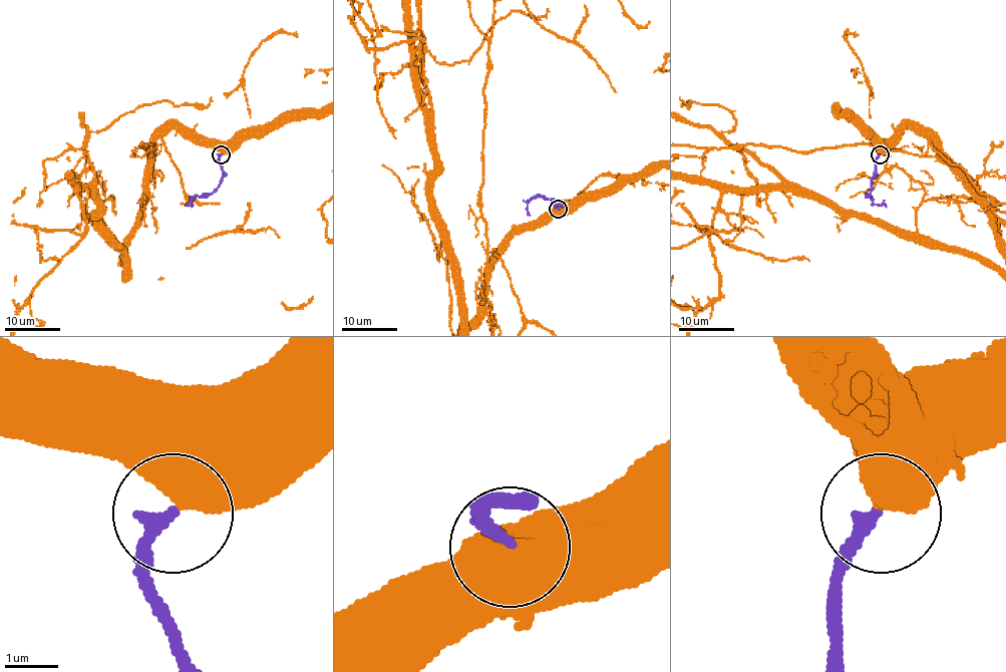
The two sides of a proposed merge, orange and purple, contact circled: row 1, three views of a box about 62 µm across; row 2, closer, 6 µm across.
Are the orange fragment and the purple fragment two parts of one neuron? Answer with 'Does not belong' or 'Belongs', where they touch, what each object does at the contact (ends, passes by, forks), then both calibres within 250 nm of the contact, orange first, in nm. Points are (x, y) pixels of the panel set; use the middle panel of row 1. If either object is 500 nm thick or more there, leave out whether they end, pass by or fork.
Belongs. Place: (558, 209). Thickness 750 nm (orange) against 260 nm

